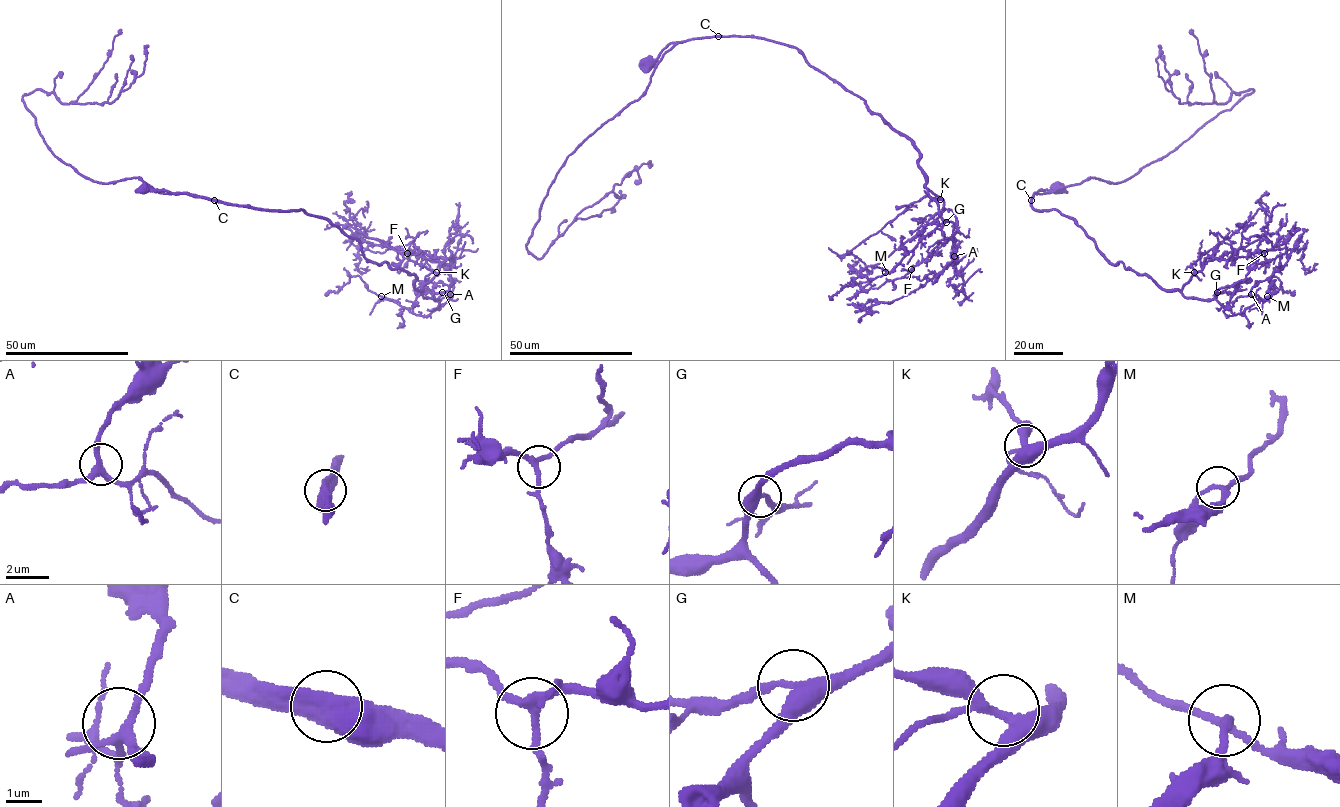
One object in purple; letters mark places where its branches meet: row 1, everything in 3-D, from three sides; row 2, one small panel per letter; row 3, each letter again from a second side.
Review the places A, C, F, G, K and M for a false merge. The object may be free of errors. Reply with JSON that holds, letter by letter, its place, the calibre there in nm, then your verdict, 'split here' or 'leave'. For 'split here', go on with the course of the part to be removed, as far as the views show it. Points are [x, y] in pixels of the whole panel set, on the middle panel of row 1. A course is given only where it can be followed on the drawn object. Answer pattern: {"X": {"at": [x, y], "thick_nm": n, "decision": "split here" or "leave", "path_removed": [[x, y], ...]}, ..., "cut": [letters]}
{"A": {"at": [954, 256], "thick_nm": 260, "decision": "leave"}, "C": {"at": [718, 36], "thick_nm": 550, "decision": "leave"}, "F": {"at": [911, 269], "thick_nm": 240, "decision": "leave"}, "G": {"at": [946, 222], "thick_nm": 400, "decision": "leave"}, "K": {"at": [940, 199], "thick_nm": 360, "decision": "leave"}, "M": {"at": [885, 272], "thick_nm": 190, "decision": "leave"}, "cut": []}

